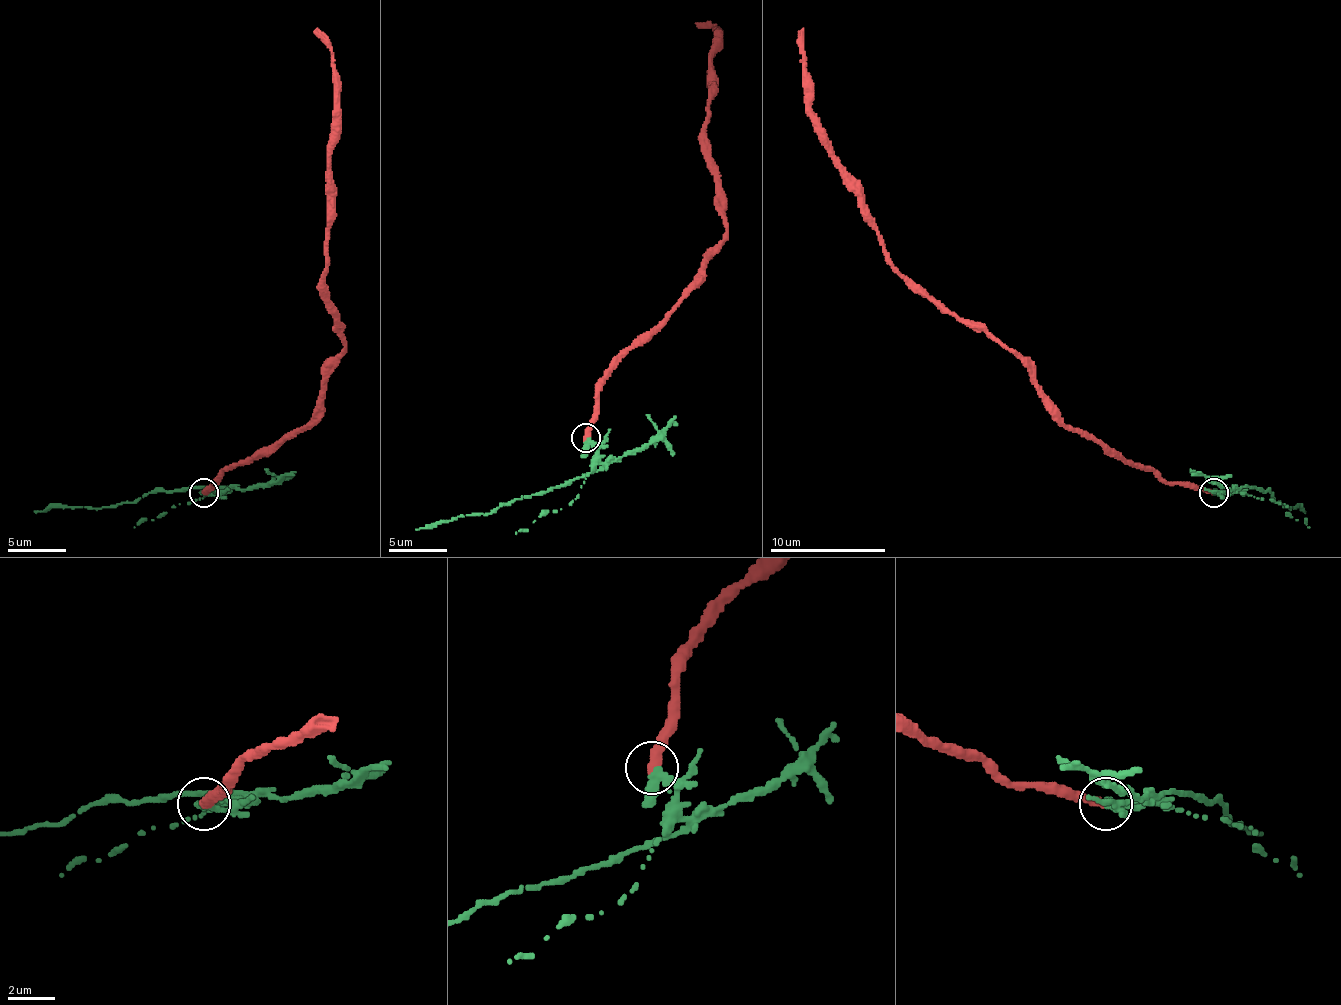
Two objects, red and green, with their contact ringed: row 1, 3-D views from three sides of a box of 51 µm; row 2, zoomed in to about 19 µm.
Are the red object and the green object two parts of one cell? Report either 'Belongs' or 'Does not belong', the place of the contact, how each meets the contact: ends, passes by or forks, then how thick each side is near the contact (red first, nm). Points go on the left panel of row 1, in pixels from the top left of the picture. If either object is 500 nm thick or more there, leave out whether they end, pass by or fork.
Does not belong. Place: (204, 492). At the ring red ends. At the ring green passes by. Thickness 400 nm (red) against 320 nm

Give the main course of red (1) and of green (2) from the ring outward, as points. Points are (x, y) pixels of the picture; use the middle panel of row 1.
1: (585, 438), (596, 386), (701, 276), (727, 227), (721, 183), (709, 154), (706, 114), (715, 29), (698, 27)
2: (587, 438), (590, 473), (515, 499), (489, 514), (460, 514), (416, 528)

